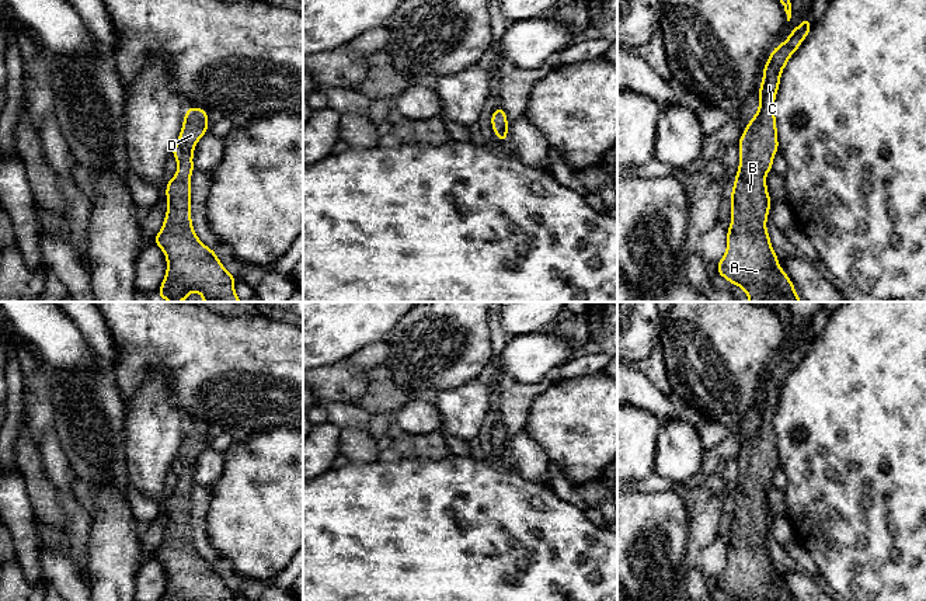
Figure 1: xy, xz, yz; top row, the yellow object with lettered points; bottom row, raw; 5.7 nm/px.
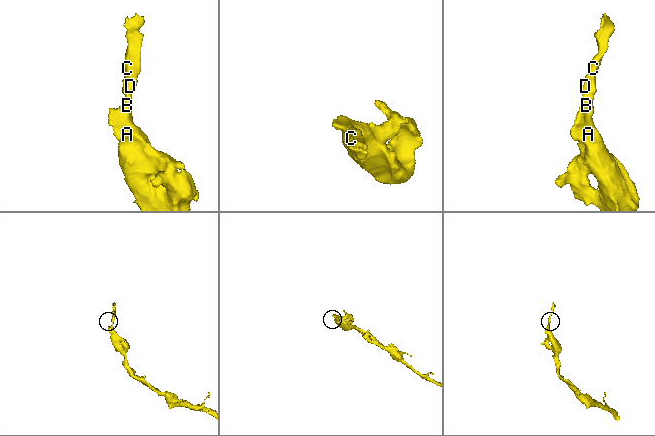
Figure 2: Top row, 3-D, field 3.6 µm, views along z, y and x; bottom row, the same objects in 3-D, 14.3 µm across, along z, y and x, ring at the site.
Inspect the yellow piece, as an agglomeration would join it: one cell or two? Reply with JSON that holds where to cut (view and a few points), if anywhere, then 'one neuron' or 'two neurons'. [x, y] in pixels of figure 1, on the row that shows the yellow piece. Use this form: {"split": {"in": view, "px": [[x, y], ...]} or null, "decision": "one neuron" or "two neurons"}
{"split": null, "decision": "one neuron"}

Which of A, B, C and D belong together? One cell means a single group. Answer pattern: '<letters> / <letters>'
A B C D

